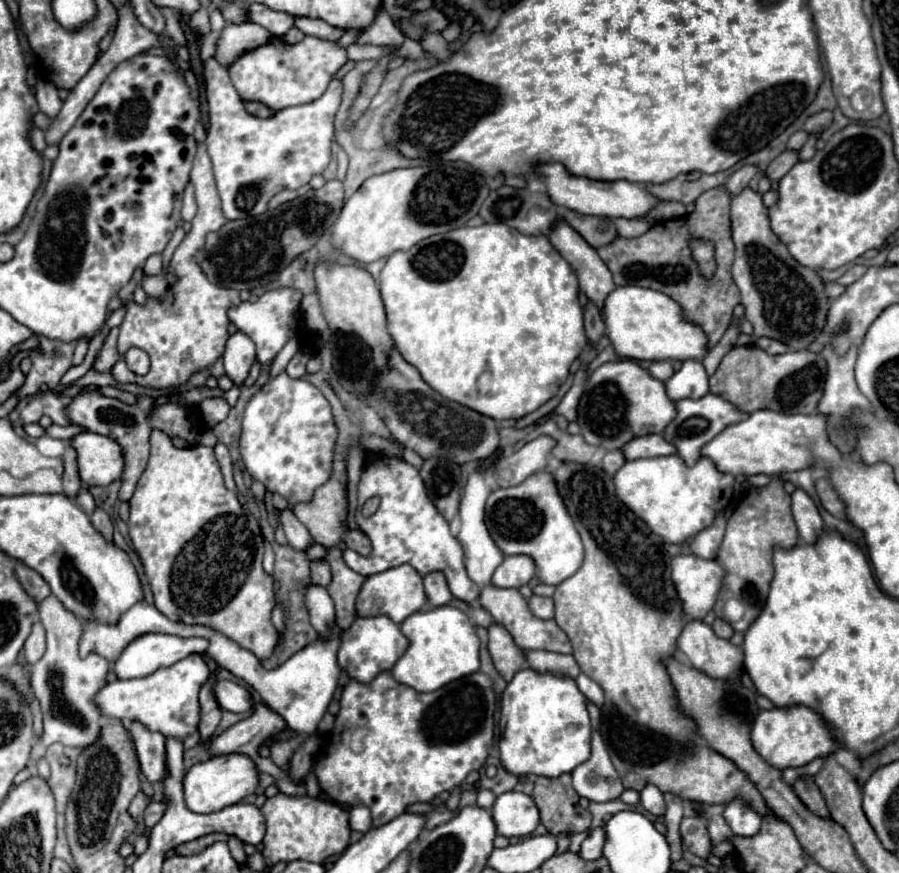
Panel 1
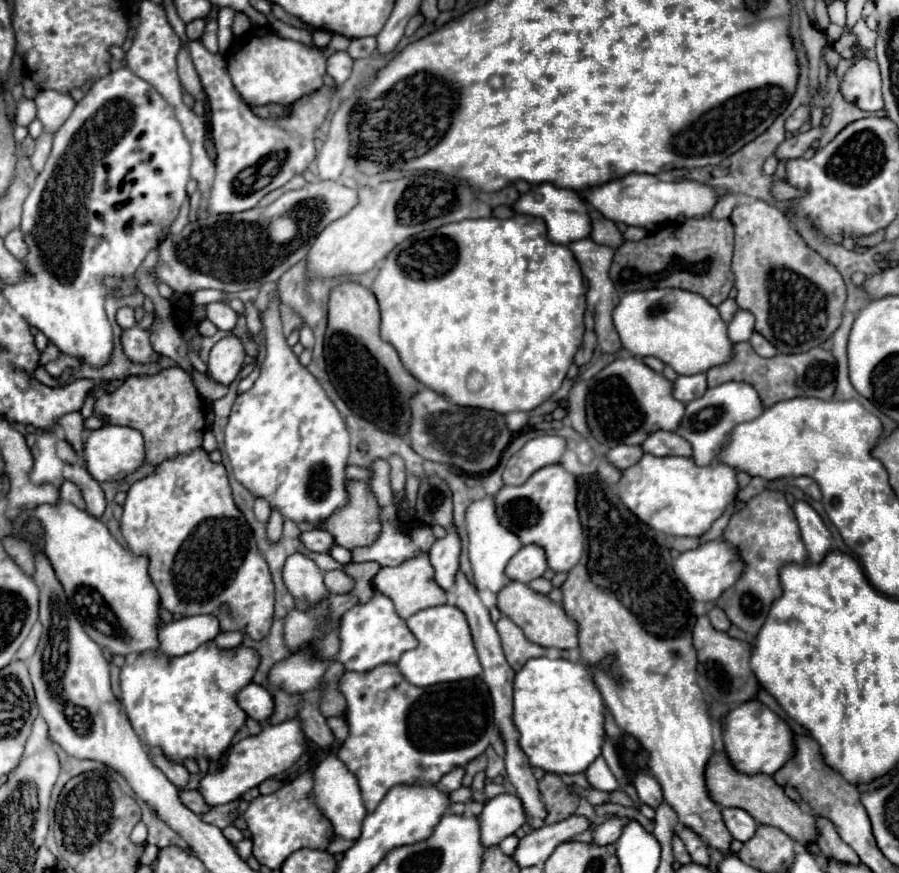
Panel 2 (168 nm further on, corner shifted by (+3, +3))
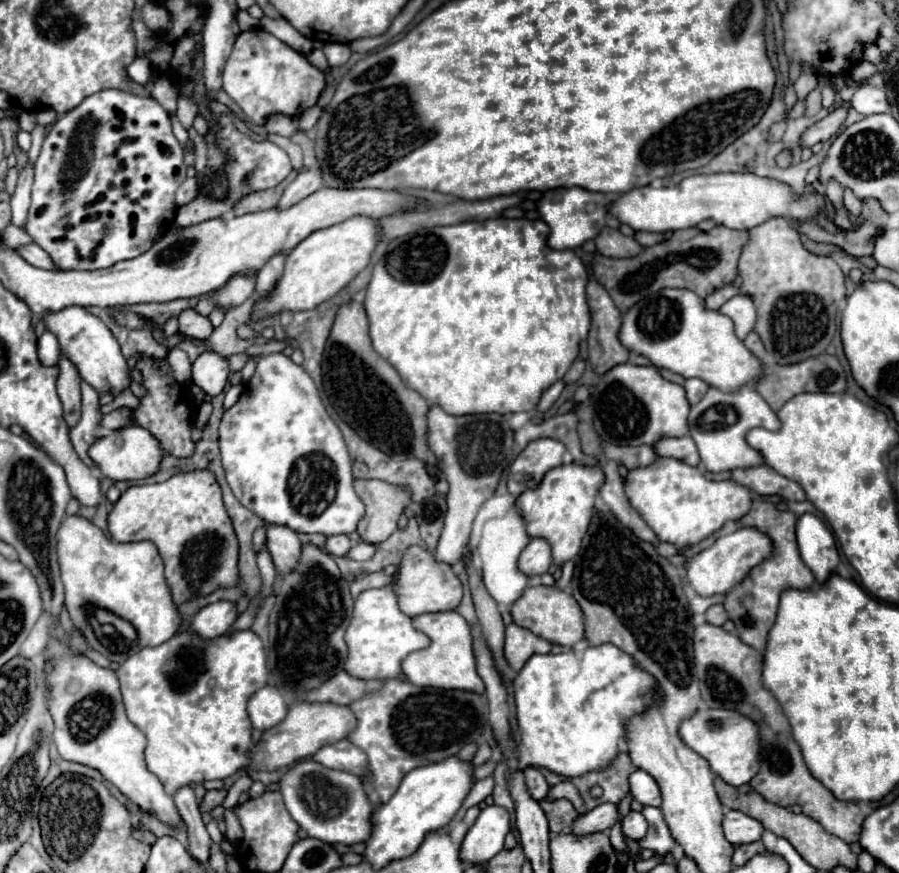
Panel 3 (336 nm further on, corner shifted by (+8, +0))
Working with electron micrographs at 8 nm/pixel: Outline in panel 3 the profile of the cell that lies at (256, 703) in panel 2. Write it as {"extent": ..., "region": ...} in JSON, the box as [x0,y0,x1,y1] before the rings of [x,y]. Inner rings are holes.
{"extent":[247,685,287,729],"region":[[[267,685],[249,697],[247,713],[255,729],[271,729],[287,715],[287,699],[277,687]]]}

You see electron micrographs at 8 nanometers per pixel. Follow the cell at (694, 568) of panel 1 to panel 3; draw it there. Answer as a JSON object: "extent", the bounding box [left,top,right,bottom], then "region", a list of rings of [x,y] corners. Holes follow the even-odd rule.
{"extent":[685,527,771,597],"region":[[[739,527],[737,531],[719,537],[711,547],[699,551],[685,563],[687,571],[687,583],[695,589],[697,595],[701,597],[711,597],[711,595],[725,595],[731,587],[735,587],[739,581],[745,579],[745,575],[759,565],[763,559],[771,555],[771,541],[767,535],[763,535],[757,529],[751,527]]]}

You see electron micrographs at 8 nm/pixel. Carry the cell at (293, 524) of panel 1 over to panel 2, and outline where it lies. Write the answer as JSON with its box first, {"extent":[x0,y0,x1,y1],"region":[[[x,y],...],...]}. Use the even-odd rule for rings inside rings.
{"extent":[302,530,336,552],"region":[[[312,530],[302,534],[302,542],[306,544],[308,550],[312,552],[330,552],[330,548],[336,544],[334,536],[326,530]]]}

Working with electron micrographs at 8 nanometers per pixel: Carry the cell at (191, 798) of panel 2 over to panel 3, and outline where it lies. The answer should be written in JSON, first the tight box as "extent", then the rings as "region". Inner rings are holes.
{"extent":[199,789,227,813],"region":[[[219,789],[219,791],[207,791],[205,797],[203,797],[203,801],[199,803],[199,811],[201,813],[209,813],[213,807],[217,807],[217,805],[223,803],[225,795],[227,795],[227,791],[223,791],[223,789]]]}

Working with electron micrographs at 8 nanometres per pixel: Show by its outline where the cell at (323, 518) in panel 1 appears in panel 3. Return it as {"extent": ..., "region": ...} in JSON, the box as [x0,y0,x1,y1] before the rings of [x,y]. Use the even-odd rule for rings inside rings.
{"extent":[353,479,409,545],"region":[[[355,479],[353,487],[365,503],[365,515],[357,525],[361,541],[371,545],[383,543],[397,529],[397,519],[409,503],[409,493],[375,479]]]}

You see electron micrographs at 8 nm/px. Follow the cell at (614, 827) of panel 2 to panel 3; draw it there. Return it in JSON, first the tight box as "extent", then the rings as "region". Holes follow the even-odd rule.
{"extent":[621,811,647,841],"region":[[[631,811],[623,823],[621,823],[621,833],[627,837],[627,839],[635,839],[635,841],[641,841],[647,833],[647,821],[641,813],[637,811]]]}

